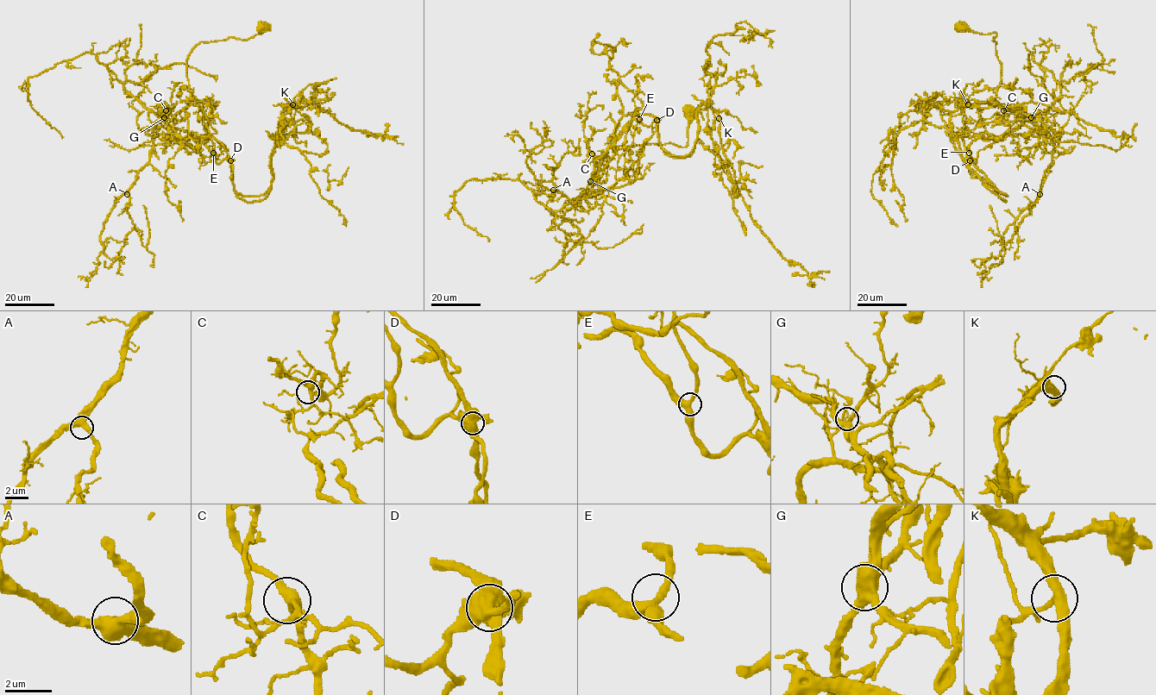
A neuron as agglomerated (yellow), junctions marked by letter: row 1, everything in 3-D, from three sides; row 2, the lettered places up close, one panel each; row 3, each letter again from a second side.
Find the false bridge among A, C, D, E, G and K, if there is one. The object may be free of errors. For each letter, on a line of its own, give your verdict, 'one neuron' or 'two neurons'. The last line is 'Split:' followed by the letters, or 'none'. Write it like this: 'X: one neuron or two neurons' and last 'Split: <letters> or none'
A: one neuron
C: one neuron
D: two neurons
E: one neuron
G: one neuron
K: one neuron
Split: D

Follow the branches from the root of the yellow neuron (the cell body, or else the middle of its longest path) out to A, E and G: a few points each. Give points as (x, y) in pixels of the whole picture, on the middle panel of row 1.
A: (688, 110), (686, 146), (616, 146), (600, 180), (581, 194), (580, 204), (553, 190)
E: (688, 110), (686, 146), (616, 146), (610, 161), (592, 174), (594, 161), (632, 119), (639, 119)
G: (688, 110), (686, 146), (672, 143), (616, 146), (612, 151), (618, 147), (612, 159), (590, 181)

